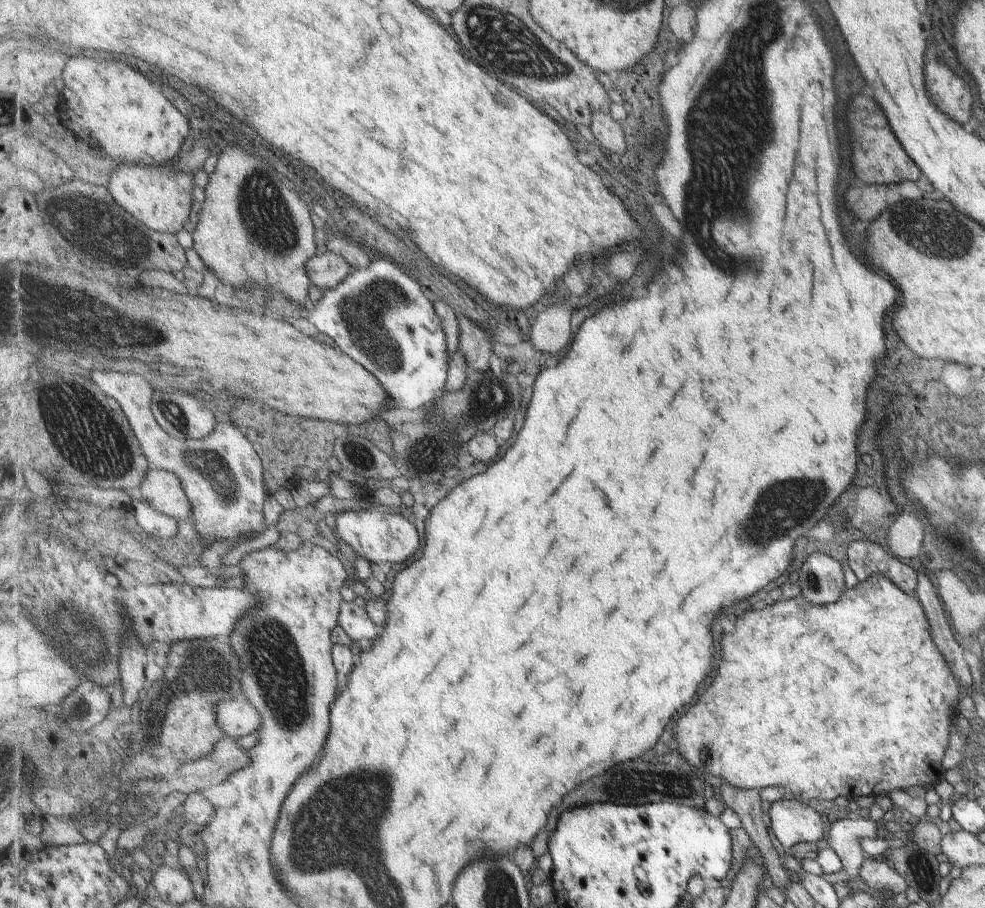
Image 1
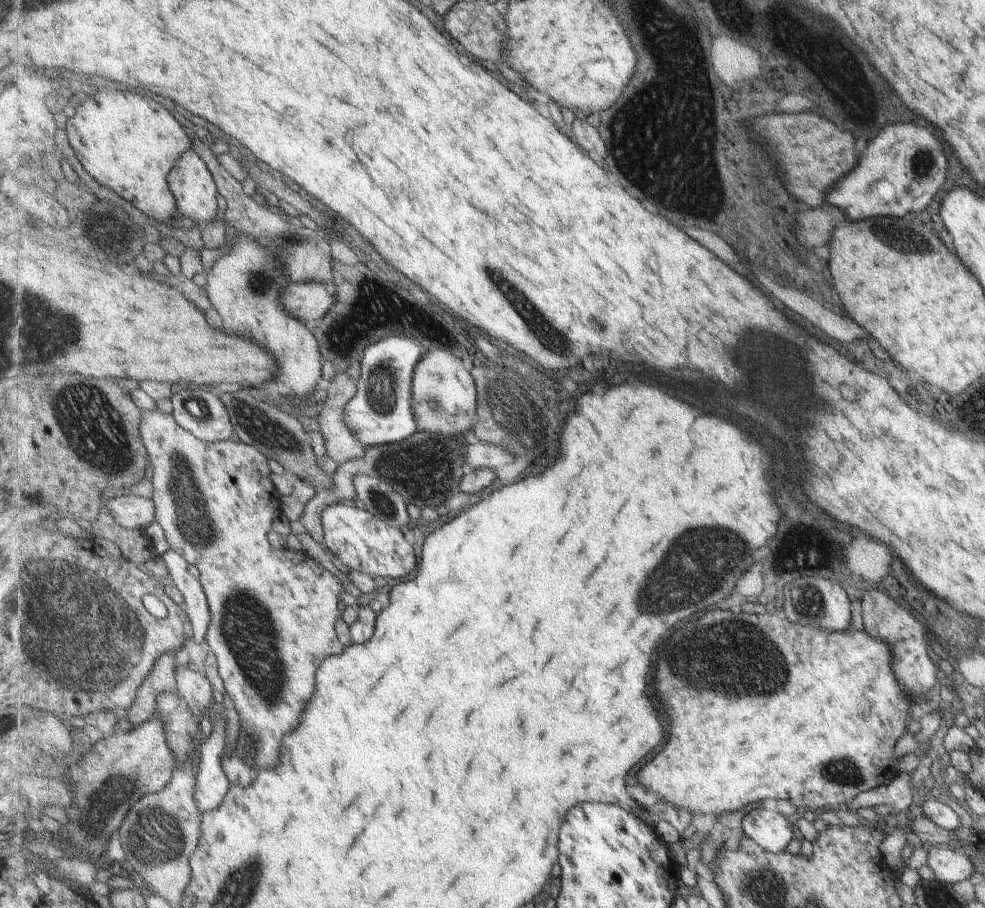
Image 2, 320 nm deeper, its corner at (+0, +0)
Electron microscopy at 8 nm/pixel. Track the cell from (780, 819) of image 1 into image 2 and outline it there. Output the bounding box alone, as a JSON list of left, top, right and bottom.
[741,809,794,853]

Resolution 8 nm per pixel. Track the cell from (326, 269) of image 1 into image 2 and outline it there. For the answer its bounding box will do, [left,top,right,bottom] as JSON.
[282,281,336,326]

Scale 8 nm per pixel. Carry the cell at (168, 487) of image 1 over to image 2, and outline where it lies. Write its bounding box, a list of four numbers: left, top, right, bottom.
[109,496,157,531]

